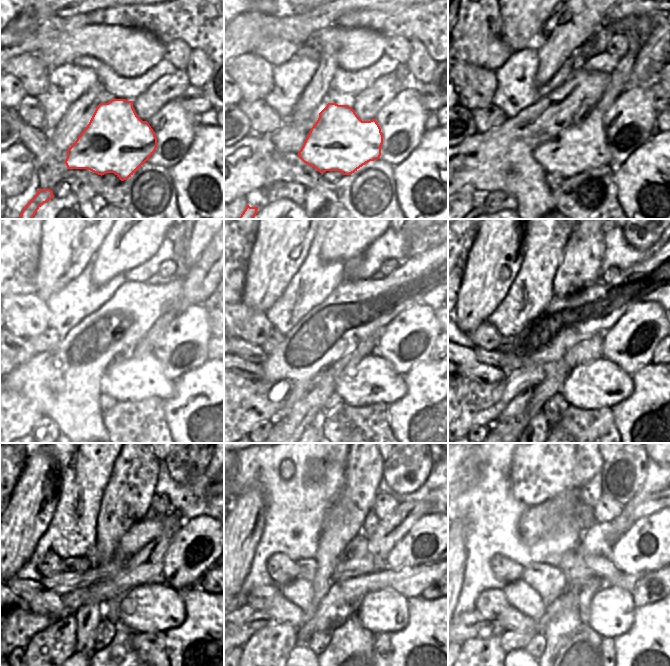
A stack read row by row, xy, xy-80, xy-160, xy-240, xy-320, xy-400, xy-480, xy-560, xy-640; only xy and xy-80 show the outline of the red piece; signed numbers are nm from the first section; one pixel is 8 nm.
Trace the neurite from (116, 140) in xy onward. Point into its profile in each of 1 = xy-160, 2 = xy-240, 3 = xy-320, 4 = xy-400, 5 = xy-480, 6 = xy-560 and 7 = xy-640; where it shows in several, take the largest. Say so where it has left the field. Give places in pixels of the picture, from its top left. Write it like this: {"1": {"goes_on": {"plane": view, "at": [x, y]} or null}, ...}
{"1": {"goes_on": {"plane": "xy-160", "at": [582, 146]}}, "2": {"goes_on": {"plane": "xy-240", "at": [136, 378]}}, "3": {"goes_on": {"plane": "xy-320", "at": [373, 380]}}, "4": {"goes_on": {"plane": "xy-400", "at": [601, 383]}}, "5": {"goes_on": {"plane": "xy-480", "at": [156, 608]}}, "6": {"goes_on": {"plane": "xy-560", "at": [384, 611]}}, "7": {"goes_on": {"plane": "xy-640", "at": [612, 612]}}}

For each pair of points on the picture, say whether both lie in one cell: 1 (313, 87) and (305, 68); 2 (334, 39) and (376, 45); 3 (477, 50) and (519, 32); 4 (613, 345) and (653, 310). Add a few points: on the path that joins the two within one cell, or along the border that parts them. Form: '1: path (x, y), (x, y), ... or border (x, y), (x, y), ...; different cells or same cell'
1: border (317, 59), (317, 69), (297, 100); different cells
2: path (344, 44), (366, 45); same cell
3: border (500, 16), (500, 35), (513, 52); different cells
4: path (623, 338), (643, 320); same cell

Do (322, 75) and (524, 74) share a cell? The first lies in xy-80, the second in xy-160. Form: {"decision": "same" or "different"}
{"decision": "different"}

